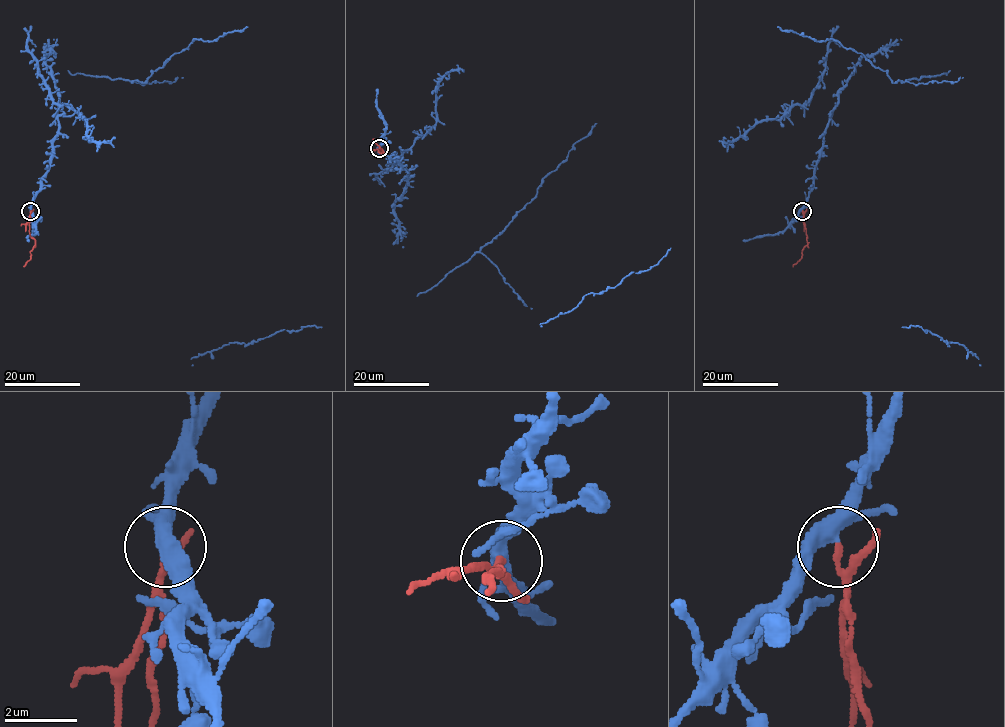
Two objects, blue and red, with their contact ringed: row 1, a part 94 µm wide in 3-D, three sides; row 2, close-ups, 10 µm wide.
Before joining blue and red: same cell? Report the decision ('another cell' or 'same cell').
another cell

